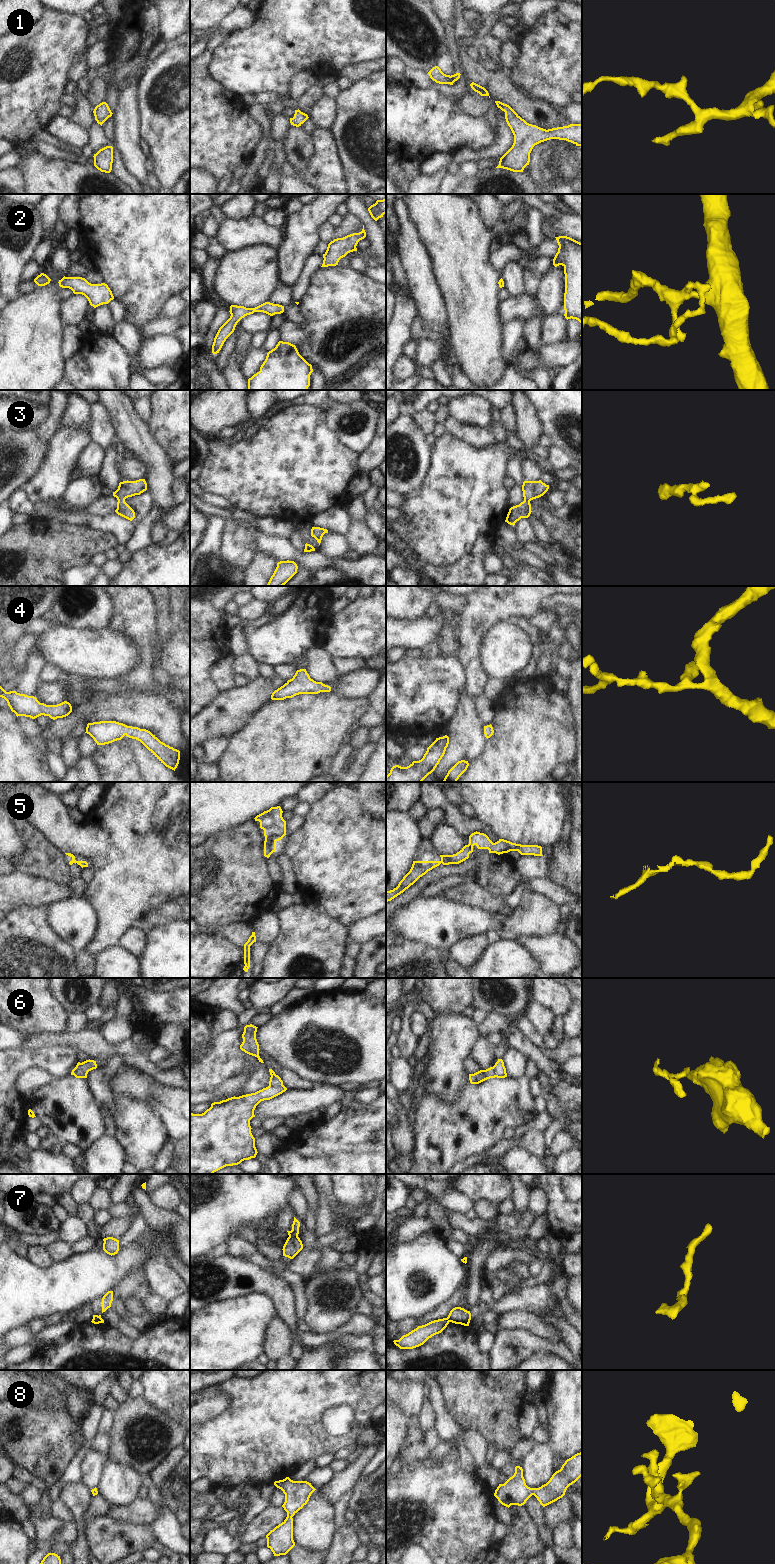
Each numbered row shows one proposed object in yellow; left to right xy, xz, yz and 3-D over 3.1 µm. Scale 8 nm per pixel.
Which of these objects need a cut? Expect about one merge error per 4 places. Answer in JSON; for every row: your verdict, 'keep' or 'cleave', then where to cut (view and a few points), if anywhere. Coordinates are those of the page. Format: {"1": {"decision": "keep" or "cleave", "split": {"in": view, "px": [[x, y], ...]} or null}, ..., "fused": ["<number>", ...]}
{"1": {"decision": "keep", "split": null}, "2": {"decision": "keep", "split": null}, "3": {"decision": "keep", "split": null}, "4": {"decision": "keep", "split": null}, "5": {"decision": "keep", "split": null}, "6": {"decision": "cleave", "split": {"in": "xz", "px": [[282, 1084], [269, 1086]]}}, "7": {"decision": "cleave", "split": {"in": "xz", "px": [[289, 1235], [297, 1237]]}}, "8": {"decision": "keep", "split": null}, "fused": ["6", "7"]}

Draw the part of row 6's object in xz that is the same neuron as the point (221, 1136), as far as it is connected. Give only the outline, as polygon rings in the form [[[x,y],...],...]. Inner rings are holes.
[[[284,1085],[268,1086],[255,1093],[214,1102],[202,1114],[190,1112],[190,1174],[213,1174],[226,1166],[255,1158],[258,1152],[250,1126],[254,1110],[261,1101],[270,1100],[286,1090]]]

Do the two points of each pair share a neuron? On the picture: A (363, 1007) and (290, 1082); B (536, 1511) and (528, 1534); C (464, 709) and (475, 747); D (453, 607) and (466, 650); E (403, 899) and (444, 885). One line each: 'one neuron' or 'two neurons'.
A: two neurons
B: two neurons
C: one neuron
D: one neuron
E: two neurons

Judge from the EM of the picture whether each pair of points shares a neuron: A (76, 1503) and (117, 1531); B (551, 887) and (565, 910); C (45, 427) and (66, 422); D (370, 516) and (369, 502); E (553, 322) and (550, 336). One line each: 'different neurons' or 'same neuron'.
A: different neurons
B: different neurons
C: different neurons
D: same neuron
E: same neuron

